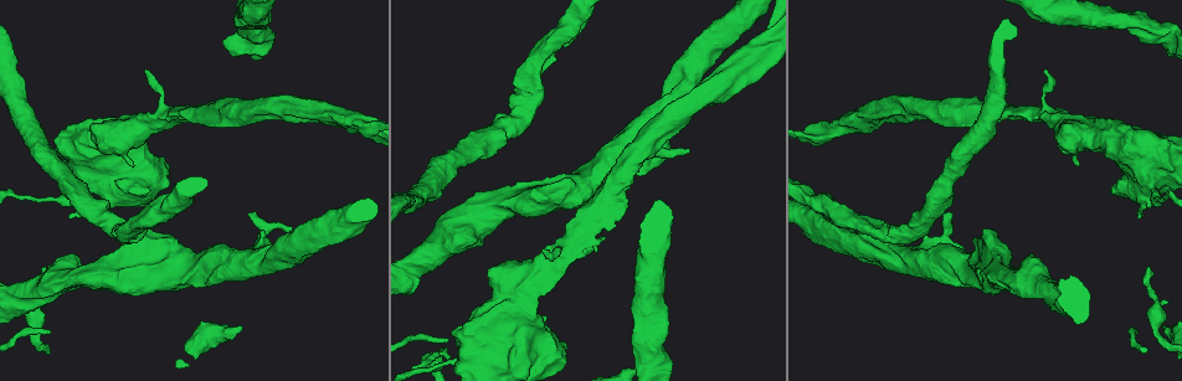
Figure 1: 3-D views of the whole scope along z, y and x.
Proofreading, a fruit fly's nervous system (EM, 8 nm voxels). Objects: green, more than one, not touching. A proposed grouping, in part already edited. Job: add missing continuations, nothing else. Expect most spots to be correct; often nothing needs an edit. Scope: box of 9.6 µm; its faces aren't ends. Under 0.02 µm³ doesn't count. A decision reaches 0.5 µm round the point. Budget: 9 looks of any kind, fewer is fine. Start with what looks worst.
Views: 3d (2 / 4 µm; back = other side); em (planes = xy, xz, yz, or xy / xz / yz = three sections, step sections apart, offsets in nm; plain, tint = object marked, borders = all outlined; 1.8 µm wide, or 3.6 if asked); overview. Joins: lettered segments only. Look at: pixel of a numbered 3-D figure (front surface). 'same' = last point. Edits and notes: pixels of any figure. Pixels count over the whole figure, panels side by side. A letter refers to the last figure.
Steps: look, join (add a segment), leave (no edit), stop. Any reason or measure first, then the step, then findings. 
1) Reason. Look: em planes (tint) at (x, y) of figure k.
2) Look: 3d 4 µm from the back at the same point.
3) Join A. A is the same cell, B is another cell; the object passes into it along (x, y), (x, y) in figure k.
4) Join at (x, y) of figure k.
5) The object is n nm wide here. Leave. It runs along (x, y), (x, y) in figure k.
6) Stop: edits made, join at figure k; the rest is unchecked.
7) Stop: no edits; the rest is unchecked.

Thick end. Look: em planes (borders) at (261, 231) of figure 1.

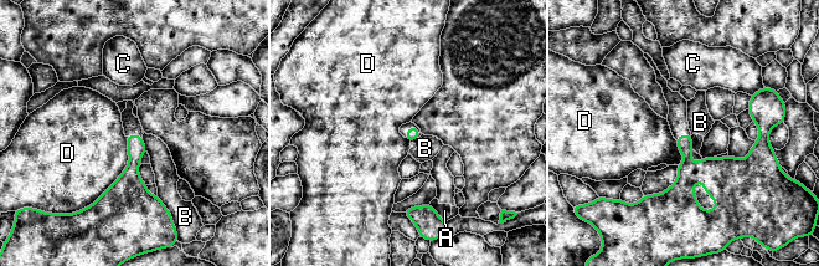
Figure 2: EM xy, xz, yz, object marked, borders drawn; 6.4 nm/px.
Leave. A, B, C and D are other cells; it runs along (761, 142), (737, 172), (647, 198) in figure 2; no lettered segment goes on from it.

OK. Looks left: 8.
Thin end. Look: 3d 4 µm at (42, 269) of figure 1.

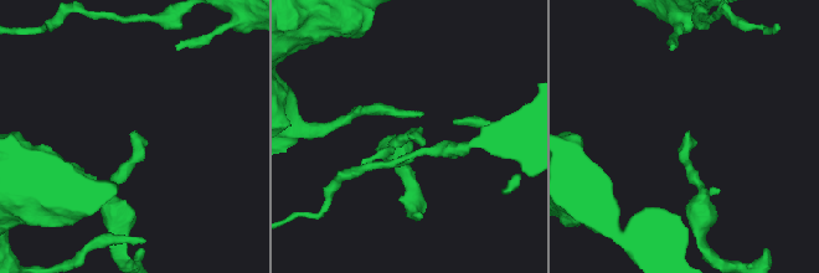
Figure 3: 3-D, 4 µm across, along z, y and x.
Need the tissue. Look: em xz step 4 (tint) at (688, 134) of figure 3.

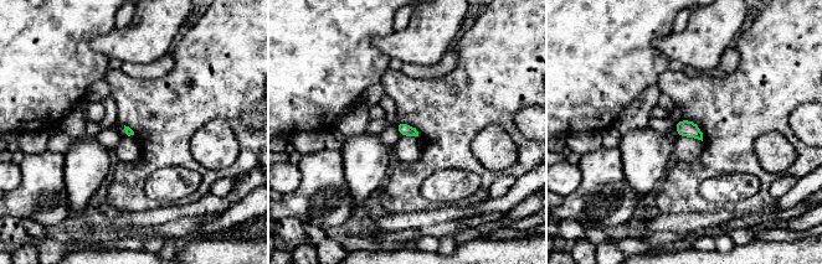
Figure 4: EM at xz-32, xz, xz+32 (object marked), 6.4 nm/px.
See the neighbours. Look: em xz step 4 (borders) at the same point.

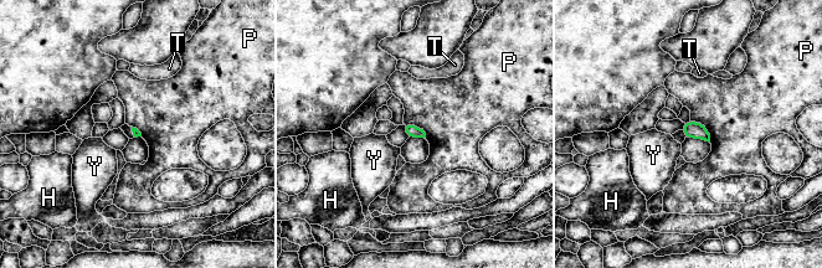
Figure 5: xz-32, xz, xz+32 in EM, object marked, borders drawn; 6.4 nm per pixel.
Leave. H, P, T and Y are other cells; a border runs along (691, 120), (708, 130), (710, 142) in figure 5; no lettered segment goes on from it.

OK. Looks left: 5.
Free end. Look: em 3.6 µm xz step 8 (borders) at (1078, 165) of figure 1.

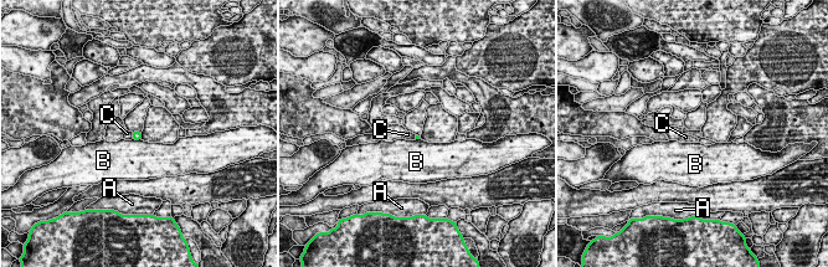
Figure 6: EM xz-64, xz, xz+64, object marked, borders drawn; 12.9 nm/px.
Leave. A, B and C are other cells; a border runs along (132, 139), (140, 140) in figure 6; no lettered segment goes on from it.

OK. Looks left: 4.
Thick end. Look: em planes (borders) at (1166, 325) of figure 1.

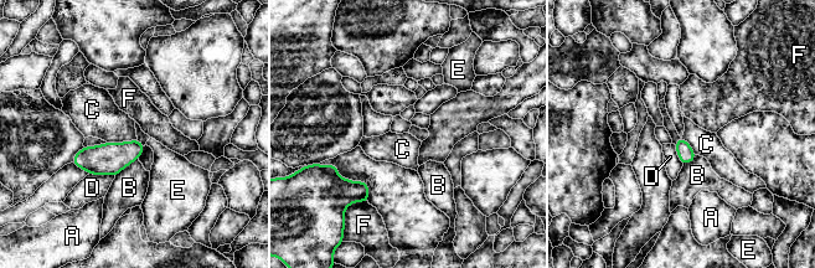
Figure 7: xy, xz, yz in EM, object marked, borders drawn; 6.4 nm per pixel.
Leave. A, B, C, D, E and F are other cells; a border runs along (137, 138), (129, 142), (107, 143) in figure 7; none of them fits.

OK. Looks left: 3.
Stop: no edits; the rest is unchecked.

